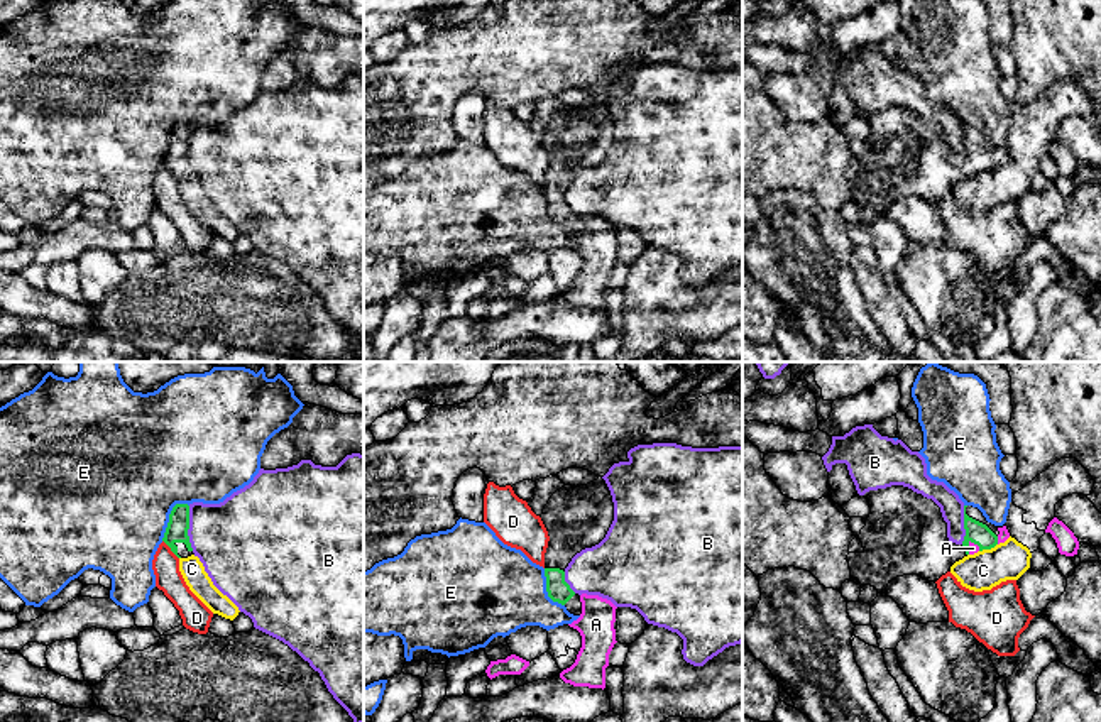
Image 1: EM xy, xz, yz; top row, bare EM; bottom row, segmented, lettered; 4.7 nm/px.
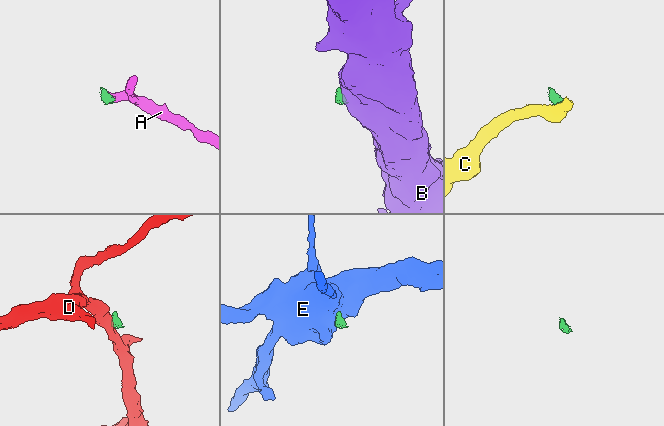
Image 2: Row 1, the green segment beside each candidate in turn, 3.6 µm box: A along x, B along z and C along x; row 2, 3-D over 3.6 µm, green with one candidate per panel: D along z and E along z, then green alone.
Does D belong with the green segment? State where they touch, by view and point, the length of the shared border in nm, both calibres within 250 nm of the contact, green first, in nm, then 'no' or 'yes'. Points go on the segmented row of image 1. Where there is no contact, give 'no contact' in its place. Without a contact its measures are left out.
meets green in xy at (171, 550); contact 120 nm long; 110 nm thick on the green side, 130 nm on the other; no

